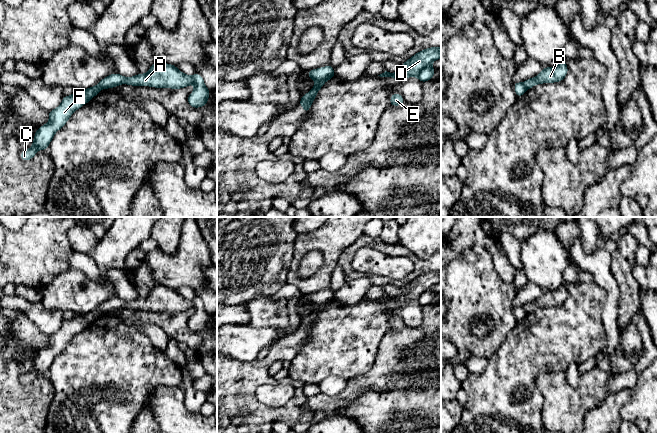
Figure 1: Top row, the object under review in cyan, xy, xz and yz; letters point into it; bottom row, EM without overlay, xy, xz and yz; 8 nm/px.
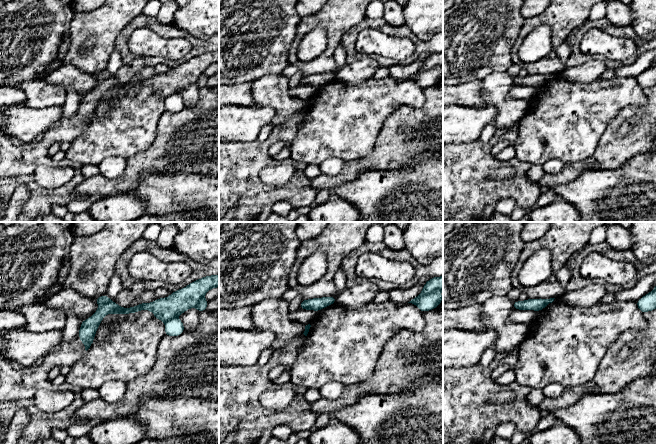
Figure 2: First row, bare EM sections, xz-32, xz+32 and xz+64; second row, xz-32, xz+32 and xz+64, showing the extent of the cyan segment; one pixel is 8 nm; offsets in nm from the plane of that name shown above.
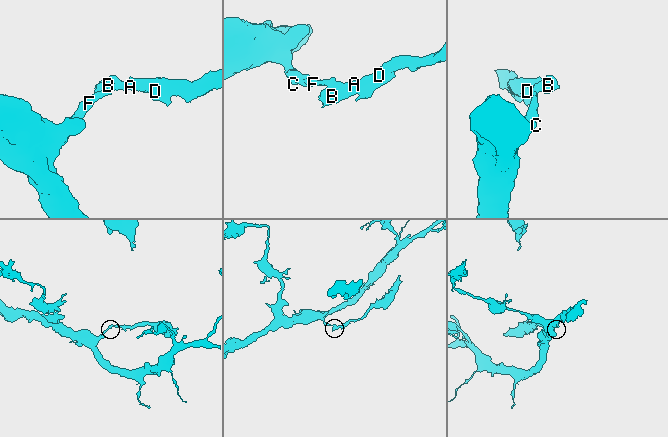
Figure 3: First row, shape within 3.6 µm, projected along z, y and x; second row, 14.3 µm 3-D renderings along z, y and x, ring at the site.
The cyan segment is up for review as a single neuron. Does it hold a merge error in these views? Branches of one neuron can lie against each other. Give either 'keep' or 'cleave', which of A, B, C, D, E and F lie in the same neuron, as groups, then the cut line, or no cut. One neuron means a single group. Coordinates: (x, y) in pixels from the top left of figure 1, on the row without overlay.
cleave | A B D E / C F | xz (333, 298), (315, 306)

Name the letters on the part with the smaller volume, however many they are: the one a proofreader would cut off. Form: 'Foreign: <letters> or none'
Foreign: A, B, D, E

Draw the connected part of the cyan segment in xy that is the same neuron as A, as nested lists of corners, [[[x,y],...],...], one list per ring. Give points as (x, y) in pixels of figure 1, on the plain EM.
[[[160,285],[151,289],[146,298],[138,297],[133,301],[124,301],[118,297],[113,297],[103,302],[97,309],[102,313],[108,313],[121,308],[170,313],[181,313],[194,308],[193,316],[187,321],[188,327],[193,332],[205,330],[210,320],[210,314],[206,311],[202,300],[197,296],[188,300],[175,289]]]

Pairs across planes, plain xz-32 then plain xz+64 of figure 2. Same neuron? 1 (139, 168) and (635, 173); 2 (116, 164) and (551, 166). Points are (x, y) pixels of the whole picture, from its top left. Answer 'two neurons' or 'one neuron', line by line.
1: two neurons
2: one neuron

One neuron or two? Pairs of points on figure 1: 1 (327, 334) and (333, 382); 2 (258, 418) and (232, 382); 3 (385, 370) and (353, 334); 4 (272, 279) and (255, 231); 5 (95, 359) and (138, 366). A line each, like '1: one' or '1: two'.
1: two
2: one
3: two
4: one
5: one

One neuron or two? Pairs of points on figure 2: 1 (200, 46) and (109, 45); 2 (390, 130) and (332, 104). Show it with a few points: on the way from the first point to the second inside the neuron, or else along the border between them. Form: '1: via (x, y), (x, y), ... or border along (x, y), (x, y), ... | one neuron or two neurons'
1: border along (127, 25), (117, 36), (114, 48) | two neurons
2: border along (396, 108), (383, 123), (375, 145), (372, 148) | two neurons

